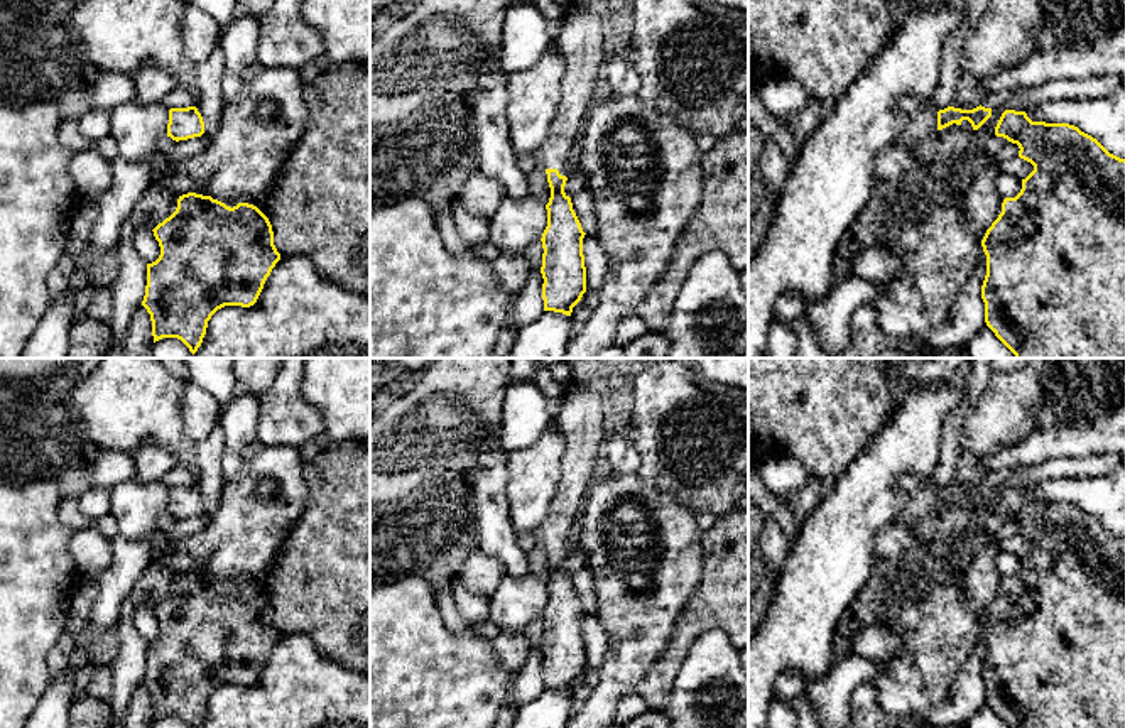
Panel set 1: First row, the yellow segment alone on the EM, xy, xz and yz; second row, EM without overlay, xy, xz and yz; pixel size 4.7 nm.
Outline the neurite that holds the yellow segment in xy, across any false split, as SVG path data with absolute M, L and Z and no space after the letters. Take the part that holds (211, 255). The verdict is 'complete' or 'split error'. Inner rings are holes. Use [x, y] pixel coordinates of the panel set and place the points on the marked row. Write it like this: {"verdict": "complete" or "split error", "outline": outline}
{"verdict": "complete", "outline": "M188 193L179 196L176 211L152 231L160 255L147 263L142 306L150 314L154 343L177 338L193 355L203 343L211 316L225 306L253 306L280 260L269 218L248 203L230 208L211 196Z"}

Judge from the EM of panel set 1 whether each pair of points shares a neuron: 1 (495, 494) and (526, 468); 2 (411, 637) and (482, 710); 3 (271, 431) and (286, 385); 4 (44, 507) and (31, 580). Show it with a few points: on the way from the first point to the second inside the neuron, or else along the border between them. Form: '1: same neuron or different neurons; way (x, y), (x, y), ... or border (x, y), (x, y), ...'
1: different neurons; border (505, 453), (505, 499), (512, 524)
2: same neuron; way (429, 656), (463, 695)
3: same neuron; way (282, 419), (284, 397)
4: same neuron; way (31, 526), (31, 561)

